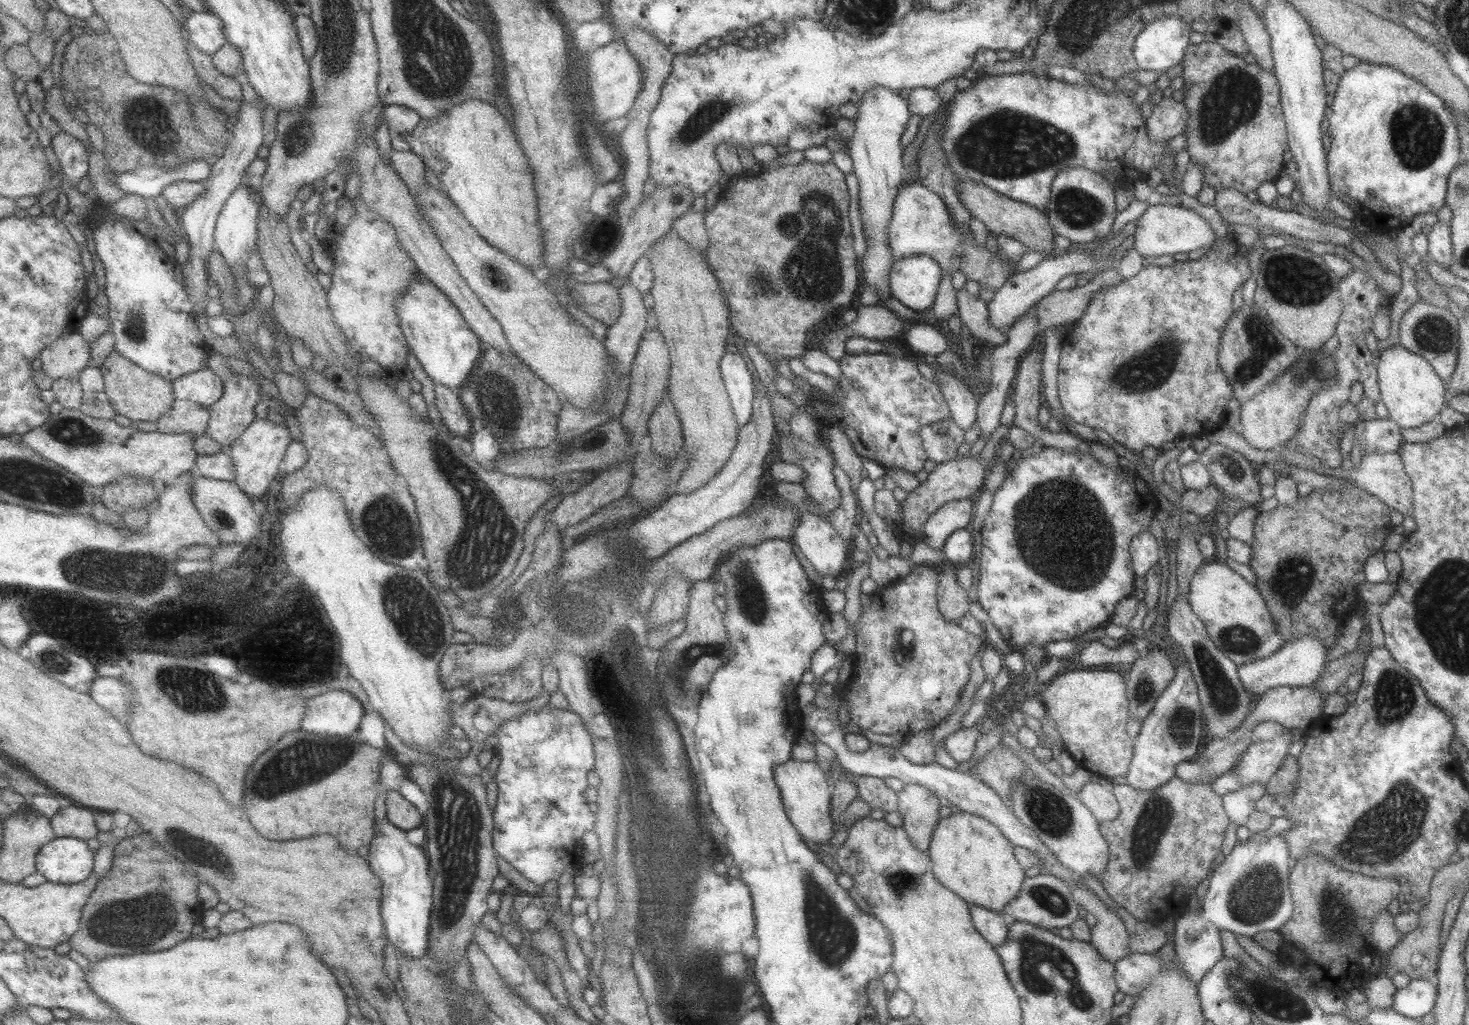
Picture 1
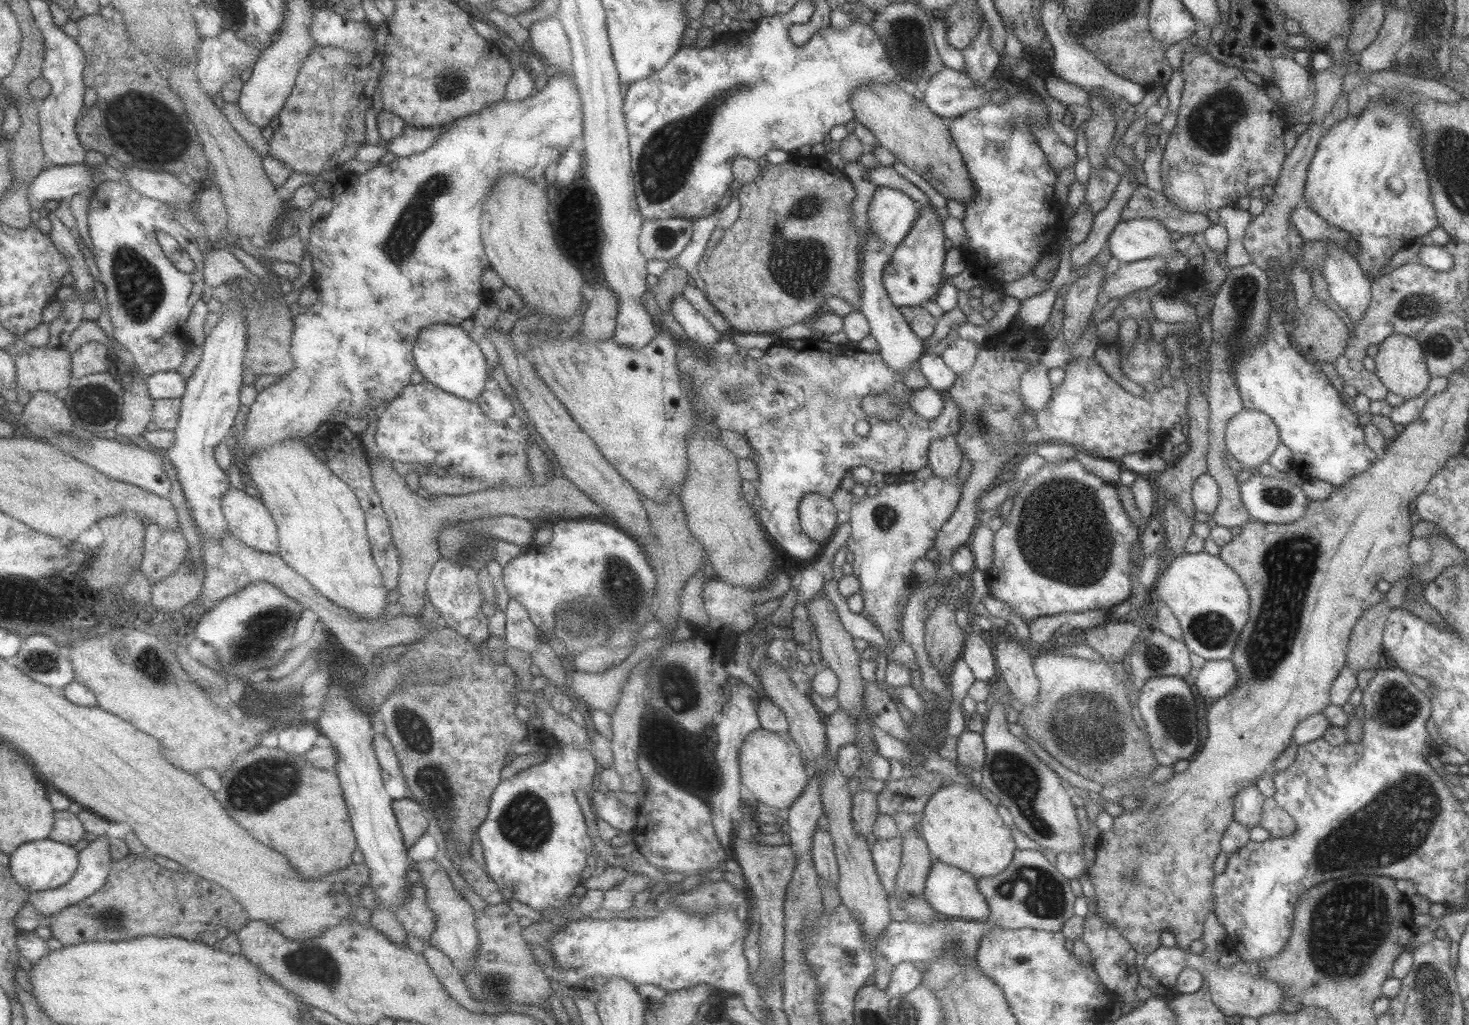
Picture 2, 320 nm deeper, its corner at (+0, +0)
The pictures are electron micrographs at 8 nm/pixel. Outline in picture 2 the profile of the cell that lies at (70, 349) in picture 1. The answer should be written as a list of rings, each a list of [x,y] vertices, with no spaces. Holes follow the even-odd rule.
[[[65,346],[37,347],[15,356],[19,390],[31,395],[39,391],[69,392],[74,383],[72,354]]]

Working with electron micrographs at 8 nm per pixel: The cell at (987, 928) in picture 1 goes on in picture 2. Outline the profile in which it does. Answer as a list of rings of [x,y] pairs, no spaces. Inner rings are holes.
[[[932,858],[922,892],[924,901],[939,915],[954,919],[983,921],[989,916],[989,907],[978,891],[976,880],[968,872]]]

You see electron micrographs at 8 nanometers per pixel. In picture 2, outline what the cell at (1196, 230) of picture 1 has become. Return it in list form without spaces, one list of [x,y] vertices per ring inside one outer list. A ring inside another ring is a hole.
[[[1155,219],[1120,221],[1111,230],[1106,247],[1121,264],[1160,256],[1168,262],[1169,274],[1180,273],[1181,254],[1169,239],[1170,233]]]

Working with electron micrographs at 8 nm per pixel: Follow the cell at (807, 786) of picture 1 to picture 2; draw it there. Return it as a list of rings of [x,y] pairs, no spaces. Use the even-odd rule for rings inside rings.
[[[761,727],[756,728],[745,736],[739,747],[737,765],[741,785],[753,794],[757,802],[773,806],[777,812],[784,813],[809,780],[810,772],[807,767],[803,767],[803,761],[800,750],[788,731],[775,733]]]

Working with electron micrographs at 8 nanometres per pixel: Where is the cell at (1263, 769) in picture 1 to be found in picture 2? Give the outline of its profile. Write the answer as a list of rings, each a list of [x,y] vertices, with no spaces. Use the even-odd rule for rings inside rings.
[[[1255,786],[1240,790],[1234,796],[1232,820],[1249,829],[1260,826],[1260,814],[1264,800],[1264,796]]]

